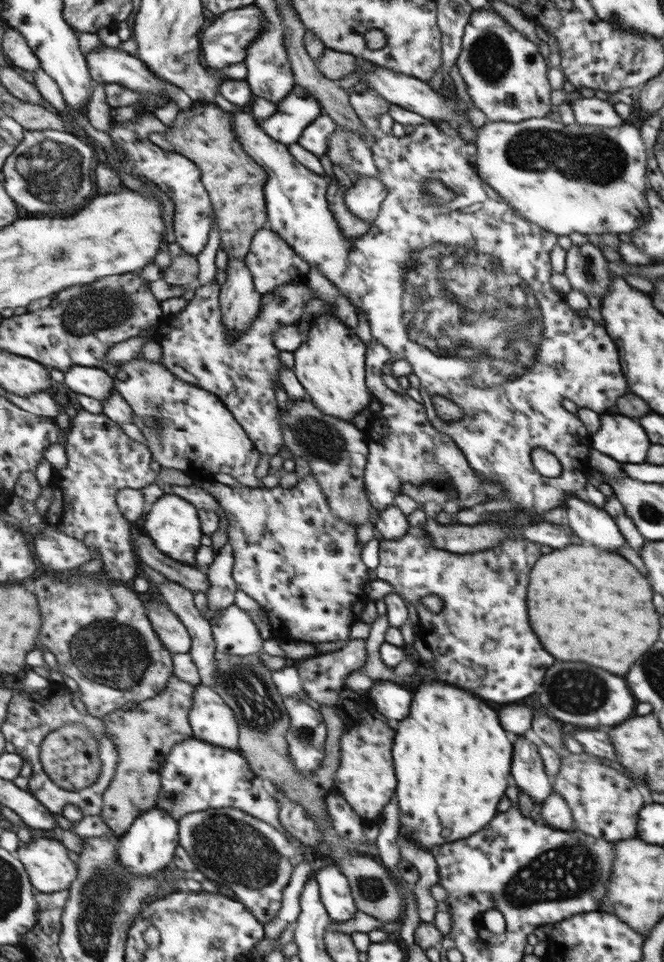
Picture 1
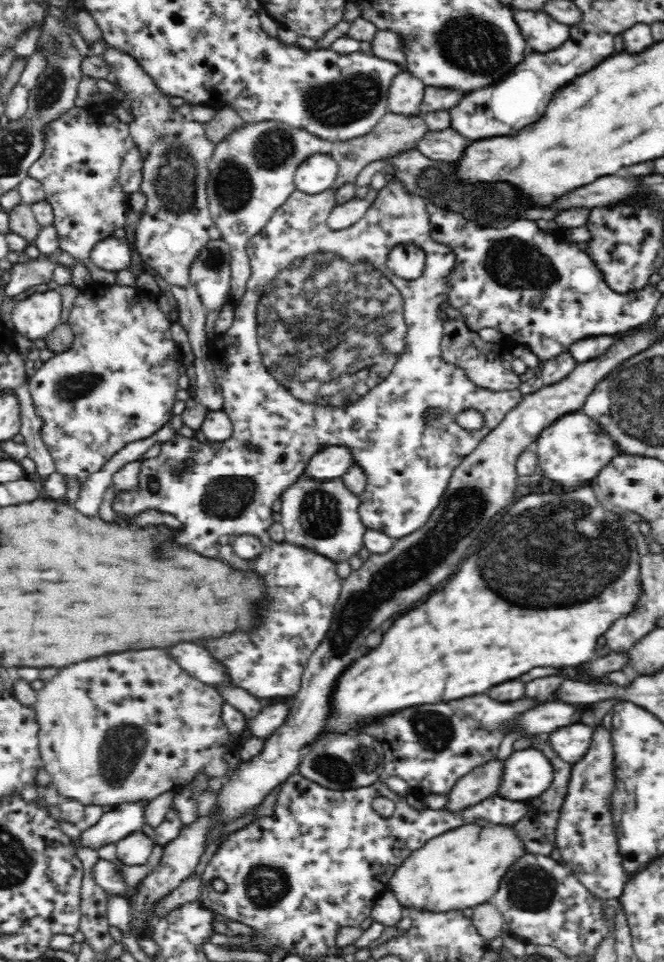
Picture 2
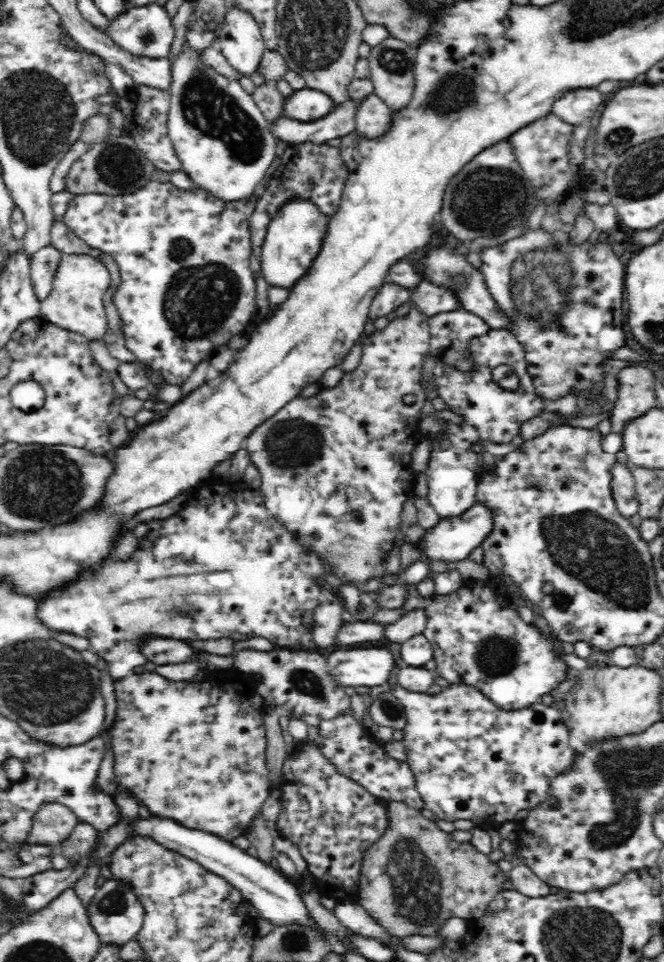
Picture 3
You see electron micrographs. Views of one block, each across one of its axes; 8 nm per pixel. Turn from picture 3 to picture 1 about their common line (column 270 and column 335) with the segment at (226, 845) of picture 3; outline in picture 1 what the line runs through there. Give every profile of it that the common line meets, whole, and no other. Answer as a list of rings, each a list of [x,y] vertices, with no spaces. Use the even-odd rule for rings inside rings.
[[[329,862],[316,874],[321,885],[321,895],[334,922],[348,922],[358,914],[353,887],[341,866]]]

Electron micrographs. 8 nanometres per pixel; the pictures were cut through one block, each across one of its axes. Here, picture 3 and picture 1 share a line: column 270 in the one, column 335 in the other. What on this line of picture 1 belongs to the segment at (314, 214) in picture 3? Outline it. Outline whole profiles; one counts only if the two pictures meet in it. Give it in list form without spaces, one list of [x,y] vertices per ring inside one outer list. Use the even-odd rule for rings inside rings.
[[[240,109],[235,114],[236,131],[238,131],[239,141],[245,147],[245,151],[257,159],[257,161],[266,167],[269,174],[269,181],[266,185],[267,203],[269,206],[269,227],[277,232],[282,238],[285,238],[298,254],[306,259],[311,266],[317,266],[345,295],[350,297],[357,308],[364,312],[366,320],[370,324],[372,337],[390,350],[392,357],[398,360],[406,360],[412,363],[412,373],[420,379],[420,395],[423,399],[422,404],[429,415],[433,425],[439,431],[450,435],[453,441],[461,447],[465,454],[469,466],[477,472],[480,479],[488,479],[493,483],[500,483],[505,488],[505,496],[520,504],[518,511],[500,511],[488,512],[485,515],[494,515],[490,521],[497,523],[508,523],[509,525],[531,525],[536,516],[546,514],[552,508],[563,506],[570,497],[584,499],[590,502],[586,494],[586,484],[588,484],[588,450],[592,448],[592,440],[588,434],[588,428],[581,419],[576,418],[574,414],[566,412],[562,402],[564,400],[572,401],[579,409],[590,409],[598,414],[603,414],[608,408],[616,405],[616,400],[624,397],[624,388],[628,390],[628,384],[624,380],[622,368],[619,360],[619,350],[613,342],[612,336],[605,330],[603,323],[596,323],[592,318],[584,315],[582,318],[572,312],[572,308],[565,298],[565,293],[558,290],[551,282],[554,270],[551,265],[551,252],[557,245],[558,235],[544,227],[531,223],[521,214],[518,214],[514,207],[511,207],[506,199],[503,199],[497,190],[494,190],[480,175],[478,168],[477,146],[474,141],[466,141],[460,137],[454,126],[444,121],[426,122],[417,125],[410,134],[402,137],[393,135],[380,136],[372,144],[373,158],[376,160],[378,177],[389,190],[389,196],[385,198],[382,204],[380,216],[372,223],[371,229],[353,241],[344,234],[344,229],[340,226],[339,220],[332,212],[329,201],[329,191],[331,180],[324,175],[313,171],[309,166],[300,162],[294,153],[290,150],[290,145],[280,142],[277,138],[266,134],[265,130],[260,128],[255,115],[244,112]],[[428,179],[441,180],[447,187],[450,187],[456,196],[449,202],[432,205],[429,202],[431,194],[427,192],[425,182]],[[434,396],[442,396],[458,405],[462,409],[462,418],[460,420],[446,422],[438,416],[434,409],[432,399]],[[534,448],[543,448],[557,456],[561,465],[561,474],[555,478],[542,476],[533,466],[531,452]]]

